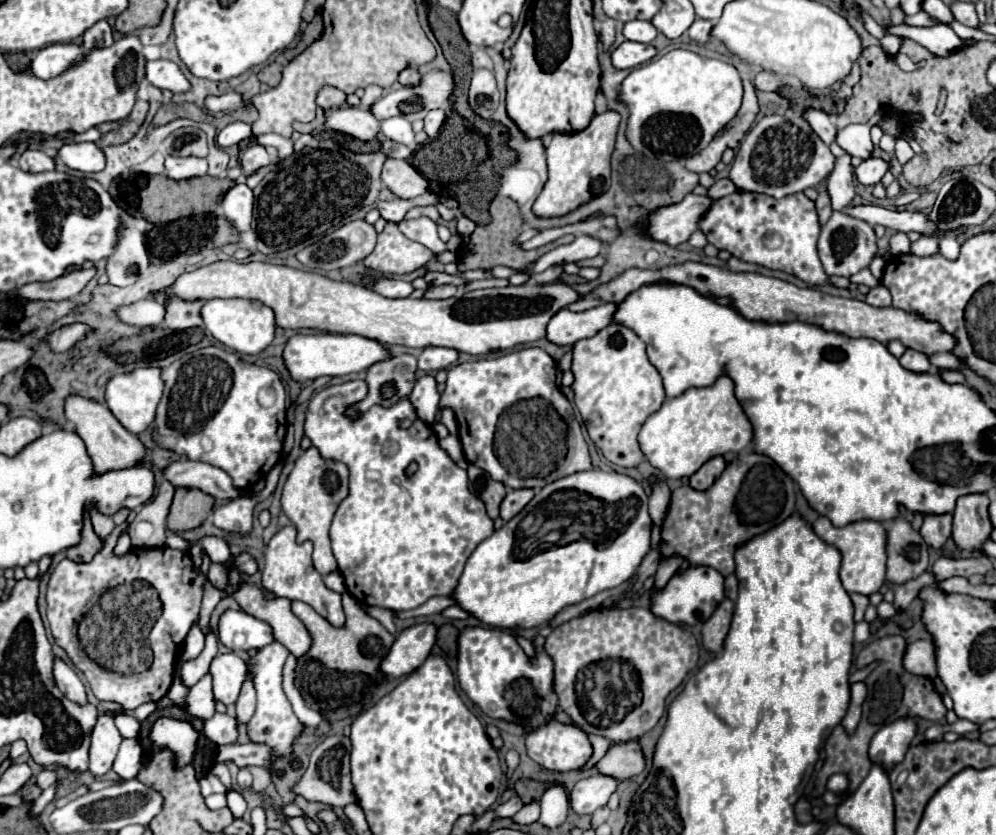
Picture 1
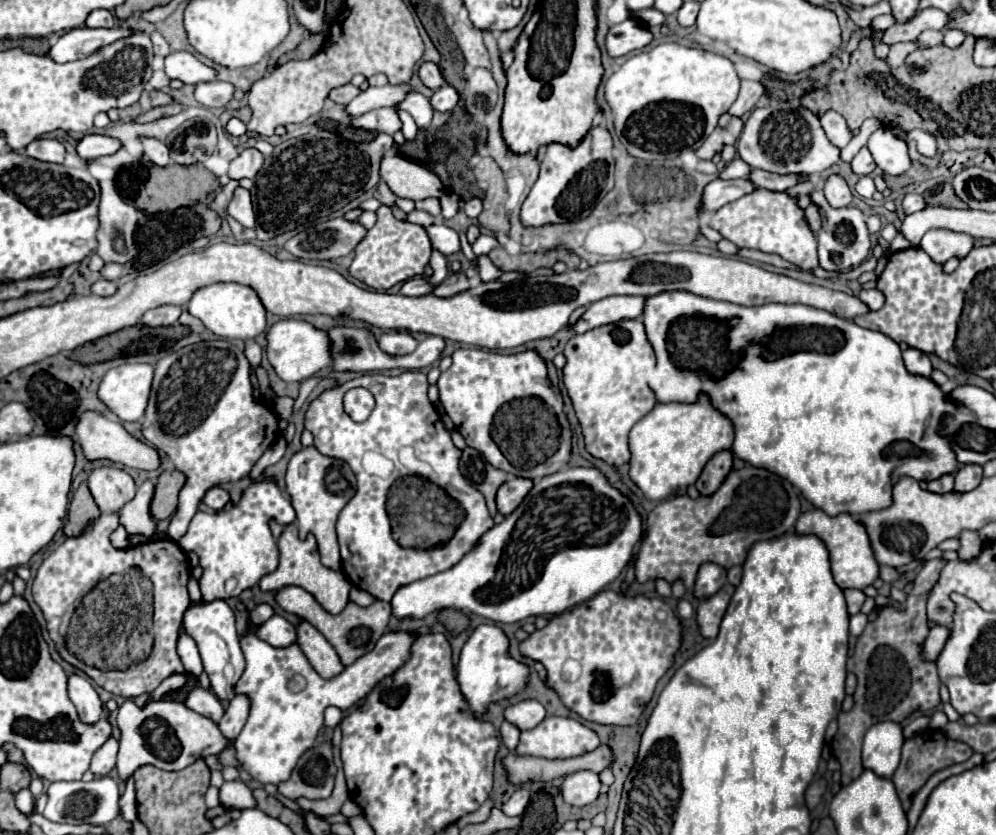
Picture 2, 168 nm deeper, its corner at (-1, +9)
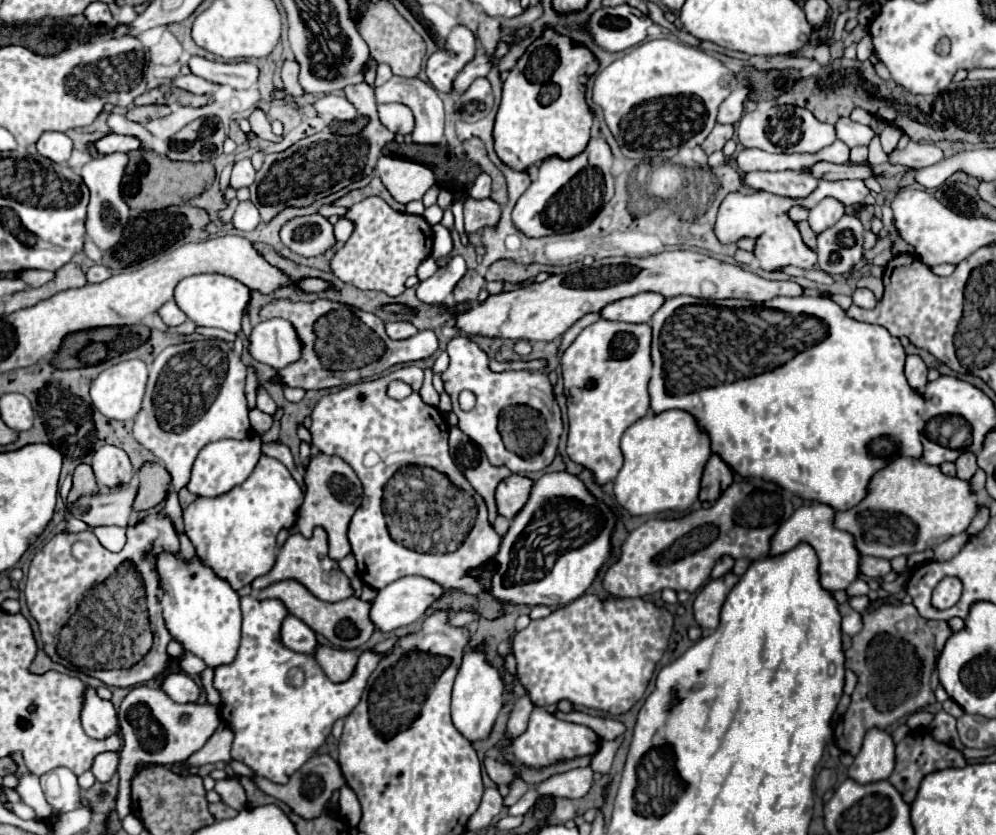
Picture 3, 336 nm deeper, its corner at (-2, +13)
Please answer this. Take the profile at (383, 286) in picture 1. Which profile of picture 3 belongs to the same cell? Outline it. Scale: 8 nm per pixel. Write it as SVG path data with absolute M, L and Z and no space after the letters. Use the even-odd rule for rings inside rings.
M451 257L447 261L447 265L441 265L433 277L429 277L417 285L417 299L427 305L443 303L451 295L455 283L465 275L465 271L467 271L465 259Z

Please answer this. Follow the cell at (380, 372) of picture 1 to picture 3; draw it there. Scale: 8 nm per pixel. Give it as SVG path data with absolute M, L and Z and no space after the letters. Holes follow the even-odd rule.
M395 321L395 323L387 323L387 325L385 325L385 329L387 329L387 335L389 335L391 339L409 339L409 337L413 337L413 335L417 333L415 325L413 325L413 323L409 323L409 321Z

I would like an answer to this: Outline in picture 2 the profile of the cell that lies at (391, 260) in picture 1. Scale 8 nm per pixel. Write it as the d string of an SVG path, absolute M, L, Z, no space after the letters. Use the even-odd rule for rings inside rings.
M380 205L376 209L376 217L378 217L376 225L368 229L368 235L356 245L348 273L354 279L366 283L374 291L388 291L394 285L400 285L416 275L422 275L424 267L428 265L432 245L424 227L396 219L390 207Z

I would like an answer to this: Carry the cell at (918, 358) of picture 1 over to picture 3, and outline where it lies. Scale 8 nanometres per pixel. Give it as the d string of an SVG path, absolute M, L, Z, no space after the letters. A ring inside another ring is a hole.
M907 355L907 363L905 363L905 377L909 381L909 385L915 389L915 391L925 391L927 387L927 365L925 361L919 357L919 355Z

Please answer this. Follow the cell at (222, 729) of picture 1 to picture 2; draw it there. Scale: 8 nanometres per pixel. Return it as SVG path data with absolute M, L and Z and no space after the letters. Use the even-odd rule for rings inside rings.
M192 687L192 689L188 691L188 695L186 695L184 705L186 705L188 709L192 709L192 711L196 711L196 713L212 719L212 721L216 721L216 723L218 723L218 721L222 719L222 715L224 715L224 709L222 709L220 699L218 699L214 693L202 689L202 687Z

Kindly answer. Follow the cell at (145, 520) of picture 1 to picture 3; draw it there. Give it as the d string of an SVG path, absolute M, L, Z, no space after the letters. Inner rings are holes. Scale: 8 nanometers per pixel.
M133 479L125 487L85 495L71 505L71 515L89 525L119 525L125 527L133 515L133 501L137 497L139 481Z

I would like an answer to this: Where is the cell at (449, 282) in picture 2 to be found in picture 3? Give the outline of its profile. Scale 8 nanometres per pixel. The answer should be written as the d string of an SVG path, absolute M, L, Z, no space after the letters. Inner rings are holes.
M469 269L463 275L463 279L455 285L455 289L453 289L453 301L461 303L461 305L477 301L477 295L479 295L479 291L481 291L483 285L485 285L485 279L477 271Z

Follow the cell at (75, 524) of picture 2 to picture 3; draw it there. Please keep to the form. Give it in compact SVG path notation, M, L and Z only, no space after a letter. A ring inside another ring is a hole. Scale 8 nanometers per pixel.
M79 465L73 473L73 489L67 497L67 505L73 505L83 495L95 495L99 493L99 487L95 483L93 469L89 465Z

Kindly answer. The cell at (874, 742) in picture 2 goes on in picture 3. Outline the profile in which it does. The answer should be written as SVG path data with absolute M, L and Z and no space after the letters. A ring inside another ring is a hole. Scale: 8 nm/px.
M869 729L859 755L849 767L849 777L857 783L873 783L889 779L895 767L895 743L883 729Z

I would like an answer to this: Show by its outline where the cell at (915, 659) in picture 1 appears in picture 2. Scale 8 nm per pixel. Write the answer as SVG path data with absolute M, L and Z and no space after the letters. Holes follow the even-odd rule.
M934 625L934 627L930 629L930 633L928 633L926 641L924 641L922 657L924 657L924 659L928 659L928 661L934 661L934 659L940 655L940 651L942 651L944 643L948 641L948 637L950 637L950 629L948 629L948 627Z

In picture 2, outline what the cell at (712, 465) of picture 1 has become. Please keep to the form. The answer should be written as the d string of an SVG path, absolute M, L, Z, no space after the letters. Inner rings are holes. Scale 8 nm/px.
M730 451L716 453L706 463L700 479L696 481L696 489L700 491L700 495L712 495L720 487L720 483L728 477L730 471L732 471L732 453Z

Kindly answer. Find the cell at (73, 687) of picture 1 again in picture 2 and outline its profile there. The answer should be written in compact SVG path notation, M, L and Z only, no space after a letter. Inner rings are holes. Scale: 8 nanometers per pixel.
M72 675L68 679L68 695L70 695L72 703L76 705L76 711L84 723L92 725L104 717L100 697L98 697L96 689L92 687L92 683L88 683L84 677Z

